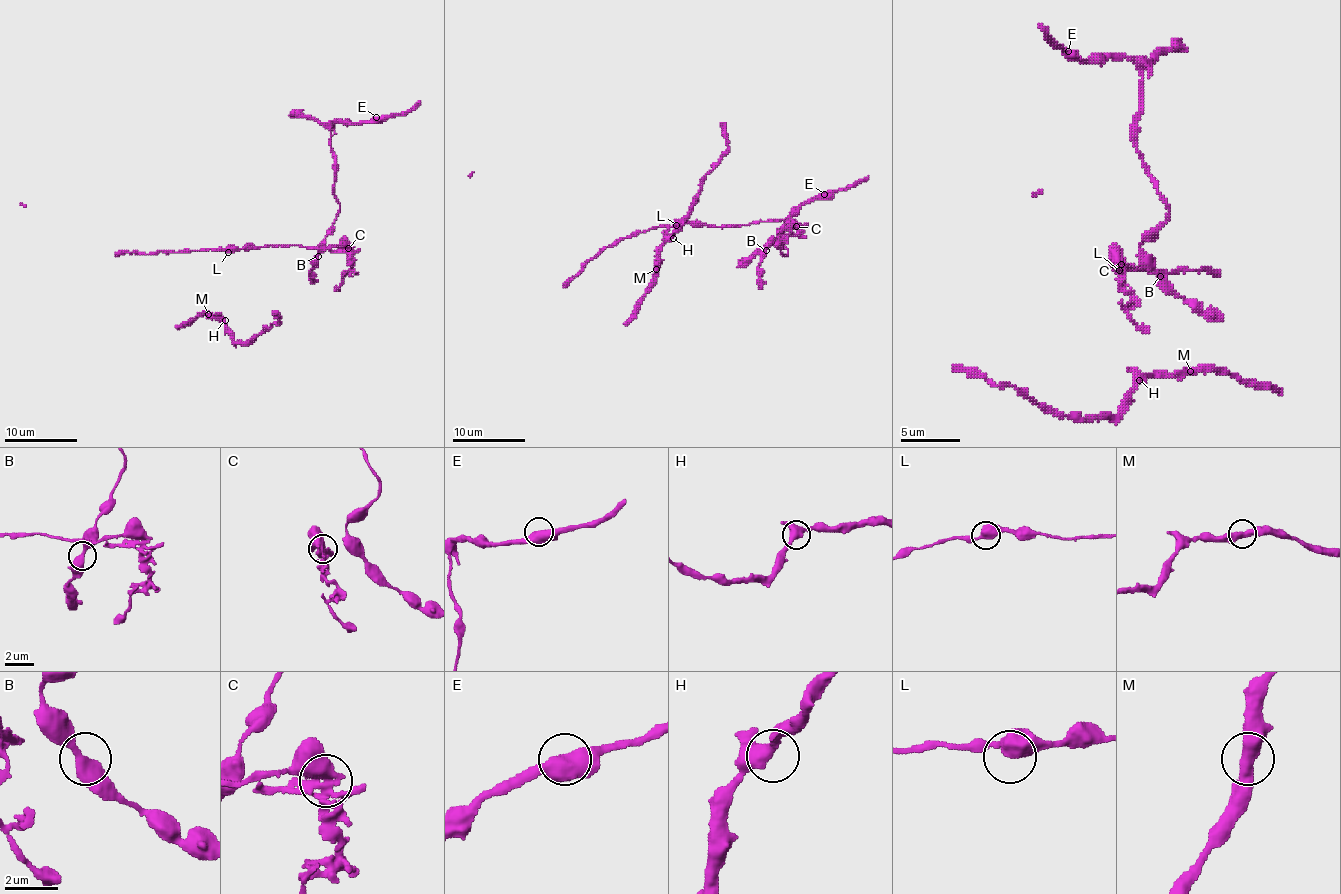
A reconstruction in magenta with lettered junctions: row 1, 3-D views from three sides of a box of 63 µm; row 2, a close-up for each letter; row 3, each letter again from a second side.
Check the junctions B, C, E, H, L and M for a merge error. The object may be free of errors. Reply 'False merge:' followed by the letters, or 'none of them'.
False merge: C

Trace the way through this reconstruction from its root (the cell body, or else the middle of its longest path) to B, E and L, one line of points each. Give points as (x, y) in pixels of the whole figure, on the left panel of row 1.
B: (301, 247), (342, 249), (325, 249), (318, 256)
E: (301, 247), (342, 249), (325, 249), (340, 208), (331, 126), (336, 121), (369, 123), (376, 117)
L: (301, 247), (265, 245), (234, 249), (228, 252)

